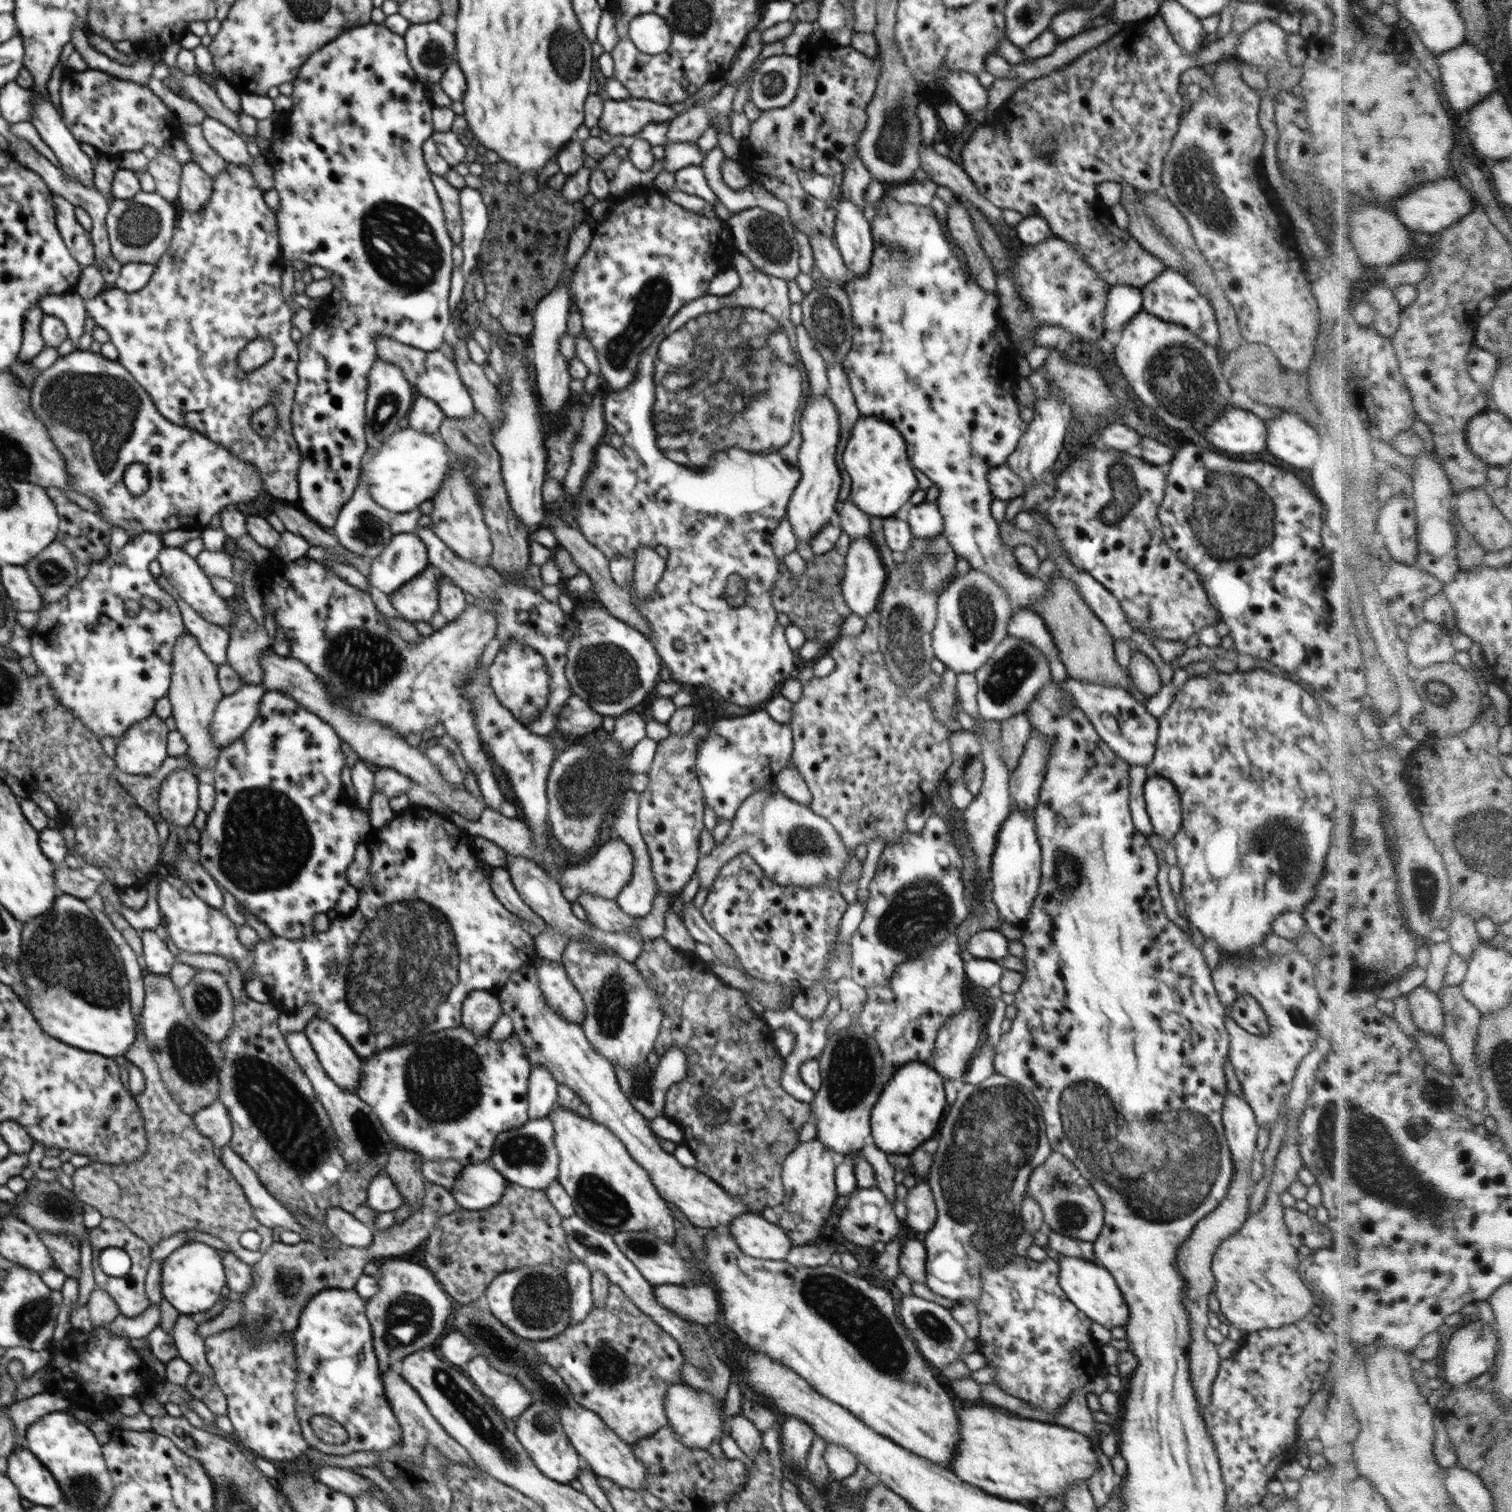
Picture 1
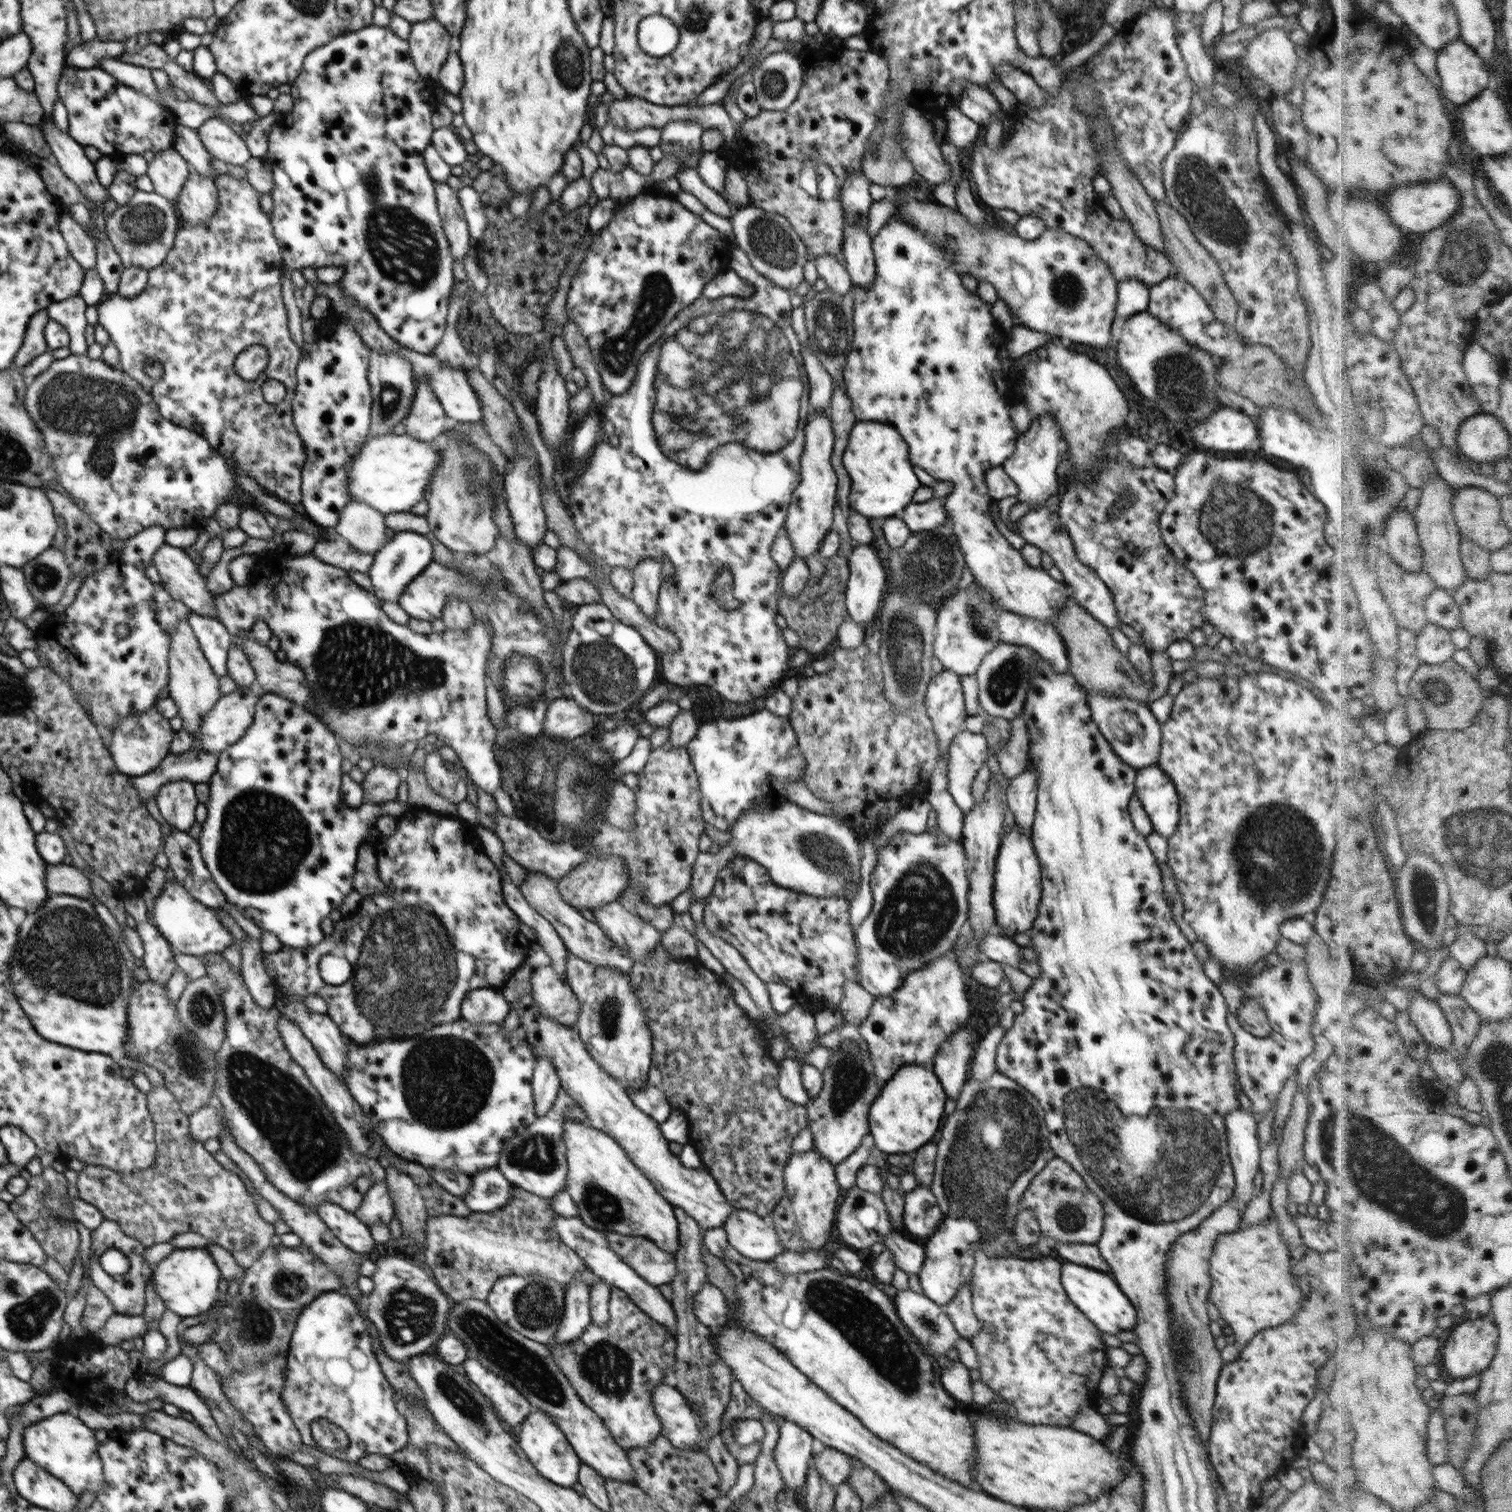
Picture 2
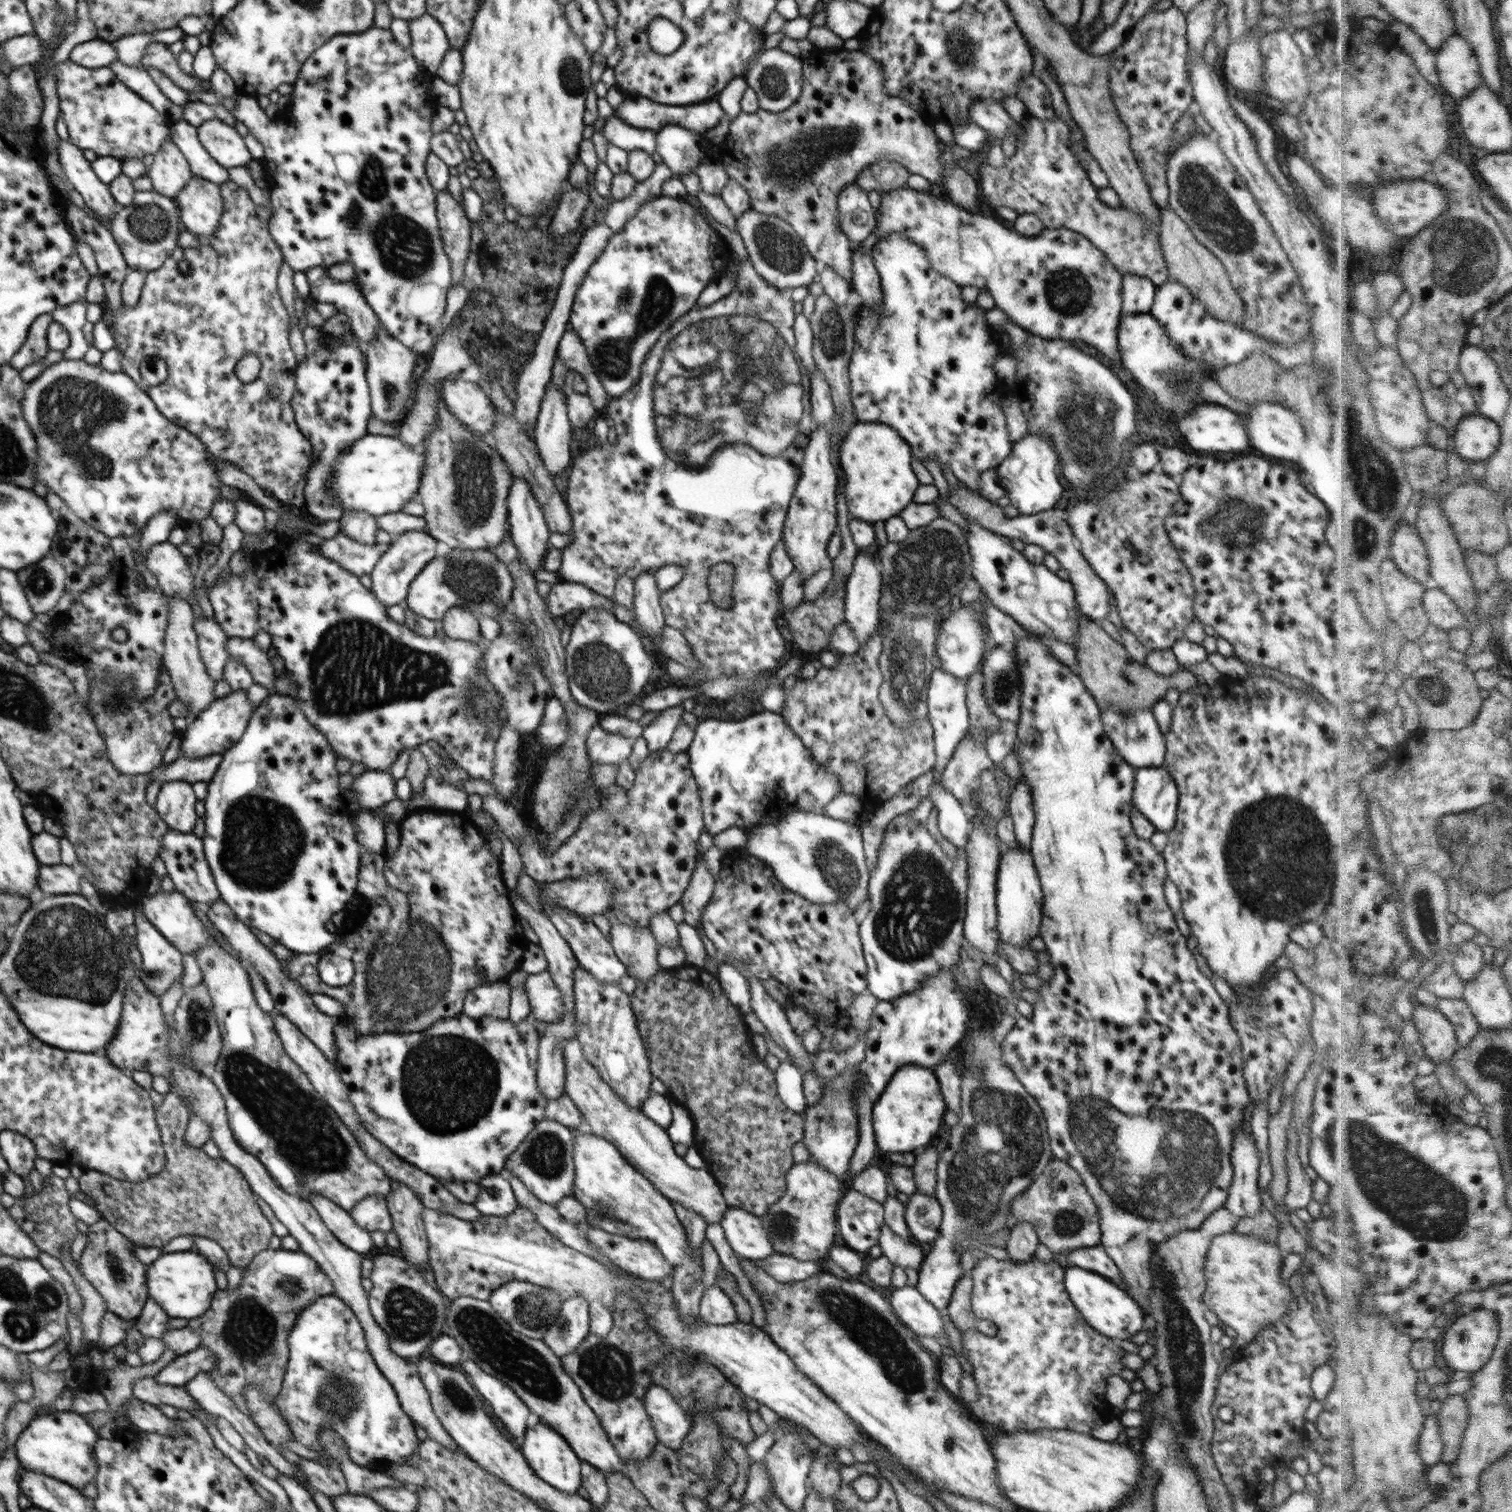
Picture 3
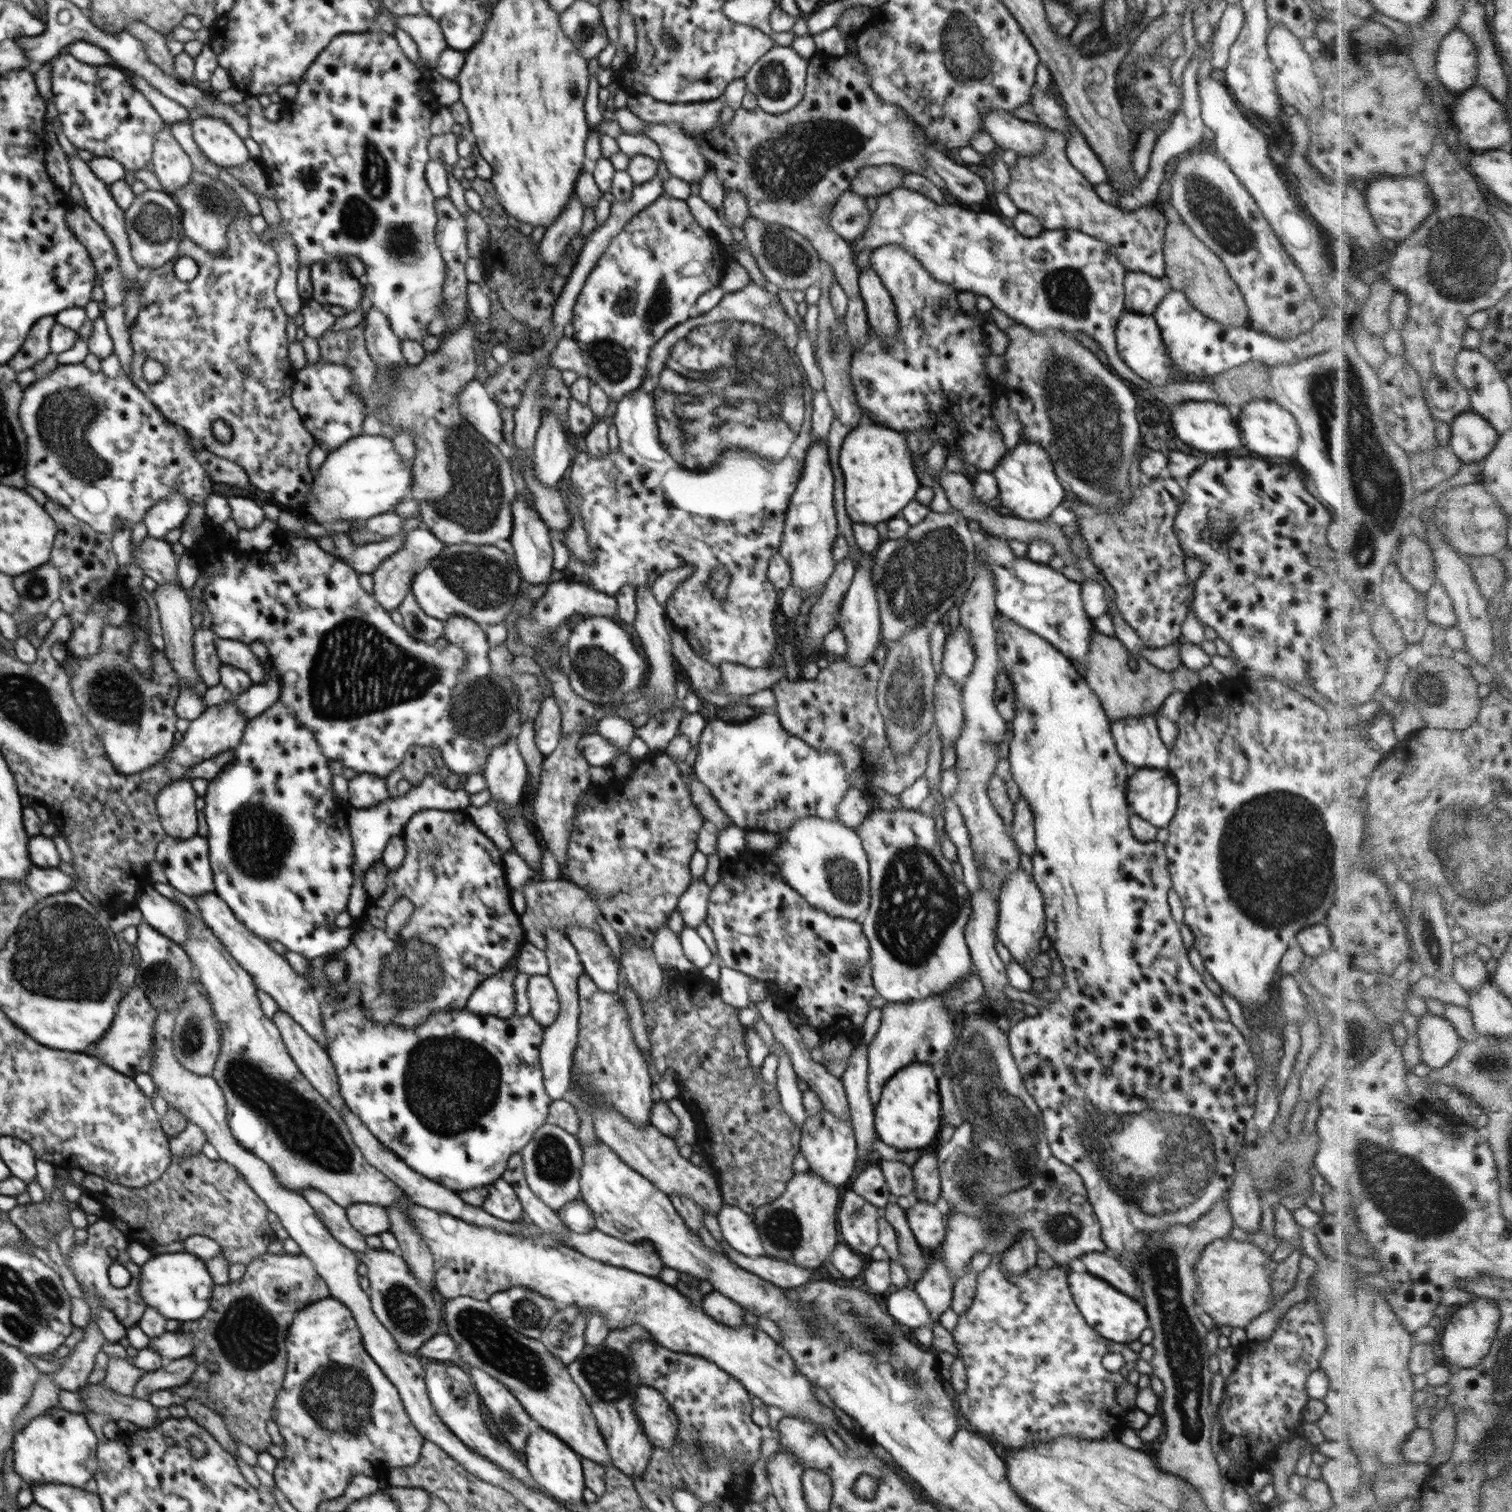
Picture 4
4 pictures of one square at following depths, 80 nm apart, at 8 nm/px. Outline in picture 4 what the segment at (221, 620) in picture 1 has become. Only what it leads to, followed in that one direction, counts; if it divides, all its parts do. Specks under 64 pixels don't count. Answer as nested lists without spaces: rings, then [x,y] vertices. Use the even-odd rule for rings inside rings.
[[[149,534],[138,546],[132,544],[132,560],[158,586],[174,584],[180,587],[177,577],[180,558],[174,555],[171,545],[164,539],[151,537]]]

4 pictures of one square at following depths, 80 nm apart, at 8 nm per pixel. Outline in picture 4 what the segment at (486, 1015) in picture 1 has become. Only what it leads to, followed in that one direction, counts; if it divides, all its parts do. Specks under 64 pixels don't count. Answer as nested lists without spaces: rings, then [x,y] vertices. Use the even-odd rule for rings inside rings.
[[[516,962],[506,963],[502,970],[483,980],[469,996],[466,1009],[475,1015],[510,1018],[515,1014],[515,976],[519,973]]]

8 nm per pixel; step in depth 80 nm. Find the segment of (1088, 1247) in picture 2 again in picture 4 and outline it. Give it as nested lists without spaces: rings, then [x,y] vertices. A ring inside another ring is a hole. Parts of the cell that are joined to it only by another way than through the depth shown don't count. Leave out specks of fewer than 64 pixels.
[[[1089,1252],[1083,1254],[1080,1259],[1086,1266],[1086,1270],[1093,1275],[1111,1284],[1116,1290],[1126,1296],[1138,1300],[1137,1280],[1126,1266],[1109,1252]]]

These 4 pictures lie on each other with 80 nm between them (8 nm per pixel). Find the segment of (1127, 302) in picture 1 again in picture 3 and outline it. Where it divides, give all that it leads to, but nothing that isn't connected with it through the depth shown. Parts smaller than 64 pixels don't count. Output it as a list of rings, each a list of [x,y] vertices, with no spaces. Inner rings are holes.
[[[1136,275],[1124,277],[1120,318],[1136,313],[1148,313],[1154,302],[1157,287],[1144,277]]]

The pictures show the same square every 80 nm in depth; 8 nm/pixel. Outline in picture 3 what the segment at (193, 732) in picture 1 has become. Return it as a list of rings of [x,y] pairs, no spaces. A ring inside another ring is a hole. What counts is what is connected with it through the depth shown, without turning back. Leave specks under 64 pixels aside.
[[[164,595],[164,599],[168,601],[168,626],[166,626],[166,638],[164,638],[163,664],[167,668],[171,681],[173,682],[176,698],[182,702],[182,706],[188,706],[189,716],[186,719],[191,722],[200,712],[210,707],[214,703],[214,687],[216,680],[212,680],[207,675],[206,665],[200,656],[198,648],[197,635],[193,625],[195,616],[193,609],[186,600],[174,598],[174,596]]]

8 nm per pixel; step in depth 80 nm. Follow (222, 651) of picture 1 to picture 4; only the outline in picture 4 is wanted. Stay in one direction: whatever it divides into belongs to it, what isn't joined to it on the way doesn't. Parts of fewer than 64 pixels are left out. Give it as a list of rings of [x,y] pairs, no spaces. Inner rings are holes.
[[[200,628],[194,634],[195,667],[203,684],[208,688],[220,682],[220,667],[223,665],[216,650],[216,633],[212,628]]]

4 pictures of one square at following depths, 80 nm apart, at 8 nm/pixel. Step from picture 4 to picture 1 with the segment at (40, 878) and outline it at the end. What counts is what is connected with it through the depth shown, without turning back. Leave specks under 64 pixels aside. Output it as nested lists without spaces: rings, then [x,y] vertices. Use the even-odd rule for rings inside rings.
[[[65,863],[57,864],[55,871],[55,884],[62,894],[74,897],[94,898],[98,893],[98,886],[109,881],[102,869],[93,864],[82,864],[80,868],[71,868]]]

